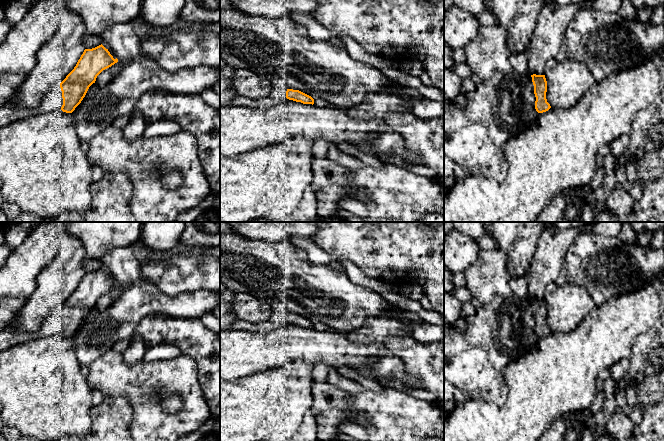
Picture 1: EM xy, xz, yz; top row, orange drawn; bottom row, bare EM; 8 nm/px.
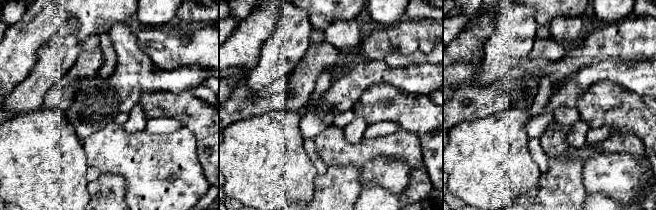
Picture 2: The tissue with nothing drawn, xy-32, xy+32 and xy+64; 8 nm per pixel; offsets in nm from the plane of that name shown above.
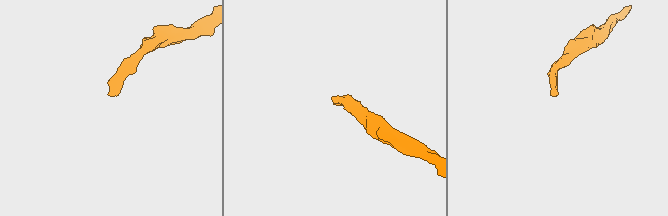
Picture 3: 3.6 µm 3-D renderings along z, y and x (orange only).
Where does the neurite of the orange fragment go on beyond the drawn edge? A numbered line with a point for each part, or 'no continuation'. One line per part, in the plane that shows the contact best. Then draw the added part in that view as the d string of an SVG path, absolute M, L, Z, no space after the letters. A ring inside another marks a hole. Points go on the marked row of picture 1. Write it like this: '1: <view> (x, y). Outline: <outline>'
1: xy (52, 101). Outline: M60 84L52 86L44 95L39 106L33 109L27 109L25 107L16 106L15 103L11 101L11 98L3 106L0 107L0 129L12 122L19 121L24 118L48 112L56 112L58 110L61 110L61 107L63 105L63 98L62 98L62 91L60 88ZM17 90L14 92L11 98L16 94Z

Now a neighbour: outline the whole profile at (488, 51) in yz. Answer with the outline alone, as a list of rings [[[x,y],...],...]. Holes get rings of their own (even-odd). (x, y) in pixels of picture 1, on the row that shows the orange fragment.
[[[497,21],[484,22],[479,34],[463,47],[466,63],[482,81],[488,80],[498,70],[512,70],[507,46],[508,30]]]

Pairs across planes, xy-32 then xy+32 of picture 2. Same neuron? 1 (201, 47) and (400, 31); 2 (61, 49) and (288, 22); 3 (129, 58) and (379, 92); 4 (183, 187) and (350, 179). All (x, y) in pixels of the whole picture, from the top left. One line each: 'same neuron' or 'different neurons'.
1: different neurons
2: same neuron
3: different neurons
4: different neurons

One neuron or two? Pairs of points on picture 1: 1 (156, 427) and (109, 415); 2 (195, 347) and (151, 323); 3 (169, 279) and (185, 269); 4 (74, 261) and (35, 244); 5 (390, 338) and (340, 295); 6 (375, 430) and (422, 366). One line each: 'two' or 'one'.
1: two
2: one
3: two
4: two
5: two
6: two

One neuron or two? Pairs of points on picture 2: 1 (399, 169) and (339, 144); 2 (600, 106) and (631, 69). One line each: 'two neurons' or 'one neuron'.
1: two neurons
2: two neurons

